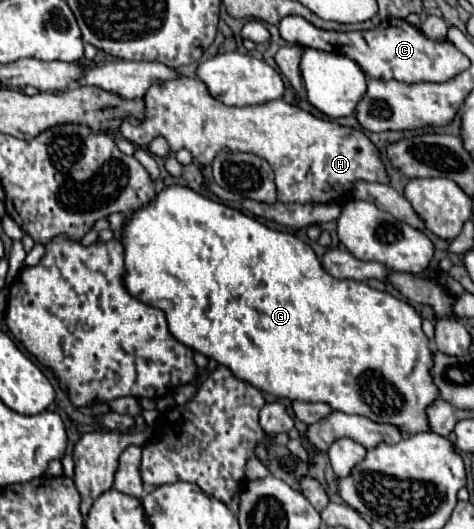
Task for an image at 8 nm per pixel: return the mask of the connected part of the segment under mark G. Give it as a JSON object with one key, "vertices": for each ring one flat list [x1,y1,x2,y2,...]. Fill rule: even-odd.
{"vertices":[[171,185,171,187,163,189,153,203,149,203,147,207,133,213,133,217,125,225,123,245,125,245,125,279,123,279,123,283,125,283,127,291,133,297,141,299,143,303,161,309,167,315,171,335,179,343,229,367,237,379,243,379,247,383,251,383,253,387,257,387,259,391,271,393,281,399,291,399,291,401,297,399,297,401,307,401,307,403,319,401,319,403,327,403,331,409,341,409,343,413,357,413,357,415,369,417,375,423,395,425,403,435,407,435,407,433,415,435,415,433,429,429,427,407,431,407,435,403,435,399,439,397,439,389,431,377,433,351,429,347,427,335,421,329,421,315,415,311,413,305,393,297,391,293,371,289,363,281,355,281,355,279,343,281,343,279,331,277,329,273,325,273,325,269,323,269,319,257,313,253,313,249,307,243,303,243,301,239,297,239,295,235,283,233,283,231,273,231,273,229,265,227,263,223,259,223,257,219,247,217,247,215,243,215,227,205,221,205,217,201,211,201,211,199,207,199,187,187,181,187,181,185]]}

